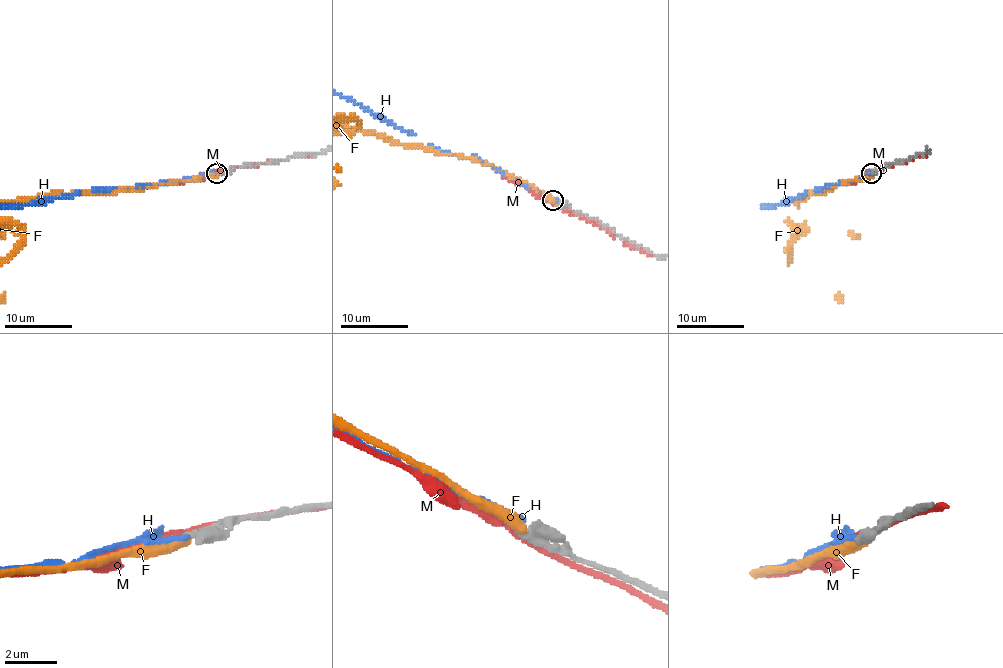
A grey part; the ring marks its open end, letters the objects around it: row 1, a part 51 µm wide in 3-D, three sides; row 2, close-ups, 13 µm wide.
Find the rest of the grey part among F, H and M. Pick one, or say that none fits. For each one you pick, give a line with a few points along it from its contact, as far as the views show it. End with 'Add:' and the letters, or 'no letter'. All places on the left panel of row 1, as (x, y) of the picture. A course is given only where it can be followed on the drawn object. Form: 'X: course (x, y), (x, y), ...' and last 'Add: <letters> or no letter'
Add: no letter

